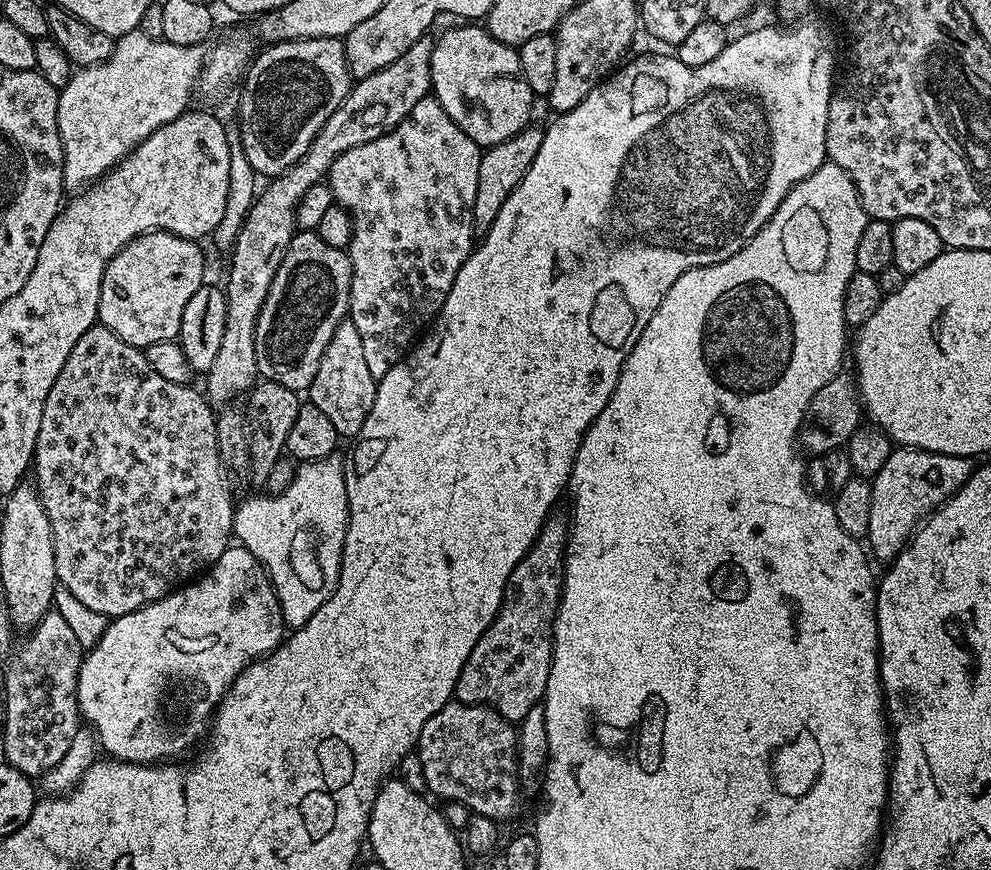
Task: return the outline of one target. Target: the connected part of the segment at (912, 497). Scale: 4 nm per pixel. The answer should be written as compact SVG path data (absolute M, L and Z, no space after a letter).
M893 447L890 458L886 458L886 466L871 477L870 526L866 537L871 555L873 552L883 562L895 560L921 521L953 496L972 477L973 471L973 461L967 456Z

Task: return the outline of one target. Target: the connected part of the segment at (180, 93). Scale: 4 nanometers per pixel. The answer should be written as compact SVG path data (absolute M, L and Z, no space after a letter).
M137 30L119 37L110 58L102 63L76 68L66 86L59 89L58 98L58 134L62 138L65 189L75 194L89 184L95 184L146 138L150 138L154 130L166 126L166 122L174 122L174 118L189 111L188 99L192 96L192 88L194 92L197 87L205 59L205 49L199 44L178 46L163 38L155 40Z

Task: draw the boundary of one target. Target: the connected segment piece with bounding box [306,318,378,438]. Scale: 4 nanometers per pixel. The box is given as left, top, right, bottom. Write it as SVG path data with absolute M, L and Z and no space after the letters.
M345 318L338 330L334 330L334 338L330 338L330 346L326 346L322 354L318 374L314 374L314 382L306 390L307 399L318 406L326 418L330 418L337 437L354 438L362 430L362 422L366 422L366 414L370 414L370 406L374 406L377 383L377 377L366 370L366 357L358 326L354 326L351 319Z

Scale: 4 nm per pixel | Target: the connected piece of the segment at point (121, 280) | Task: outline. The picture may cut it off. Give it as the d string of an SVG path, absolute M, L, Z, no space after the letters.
M146 232L132 240L109 262L100 287L98 320L122 342L138 349L154 342L176 340L182 326L186 302L205 283L204 252L194 240L169 232Z

